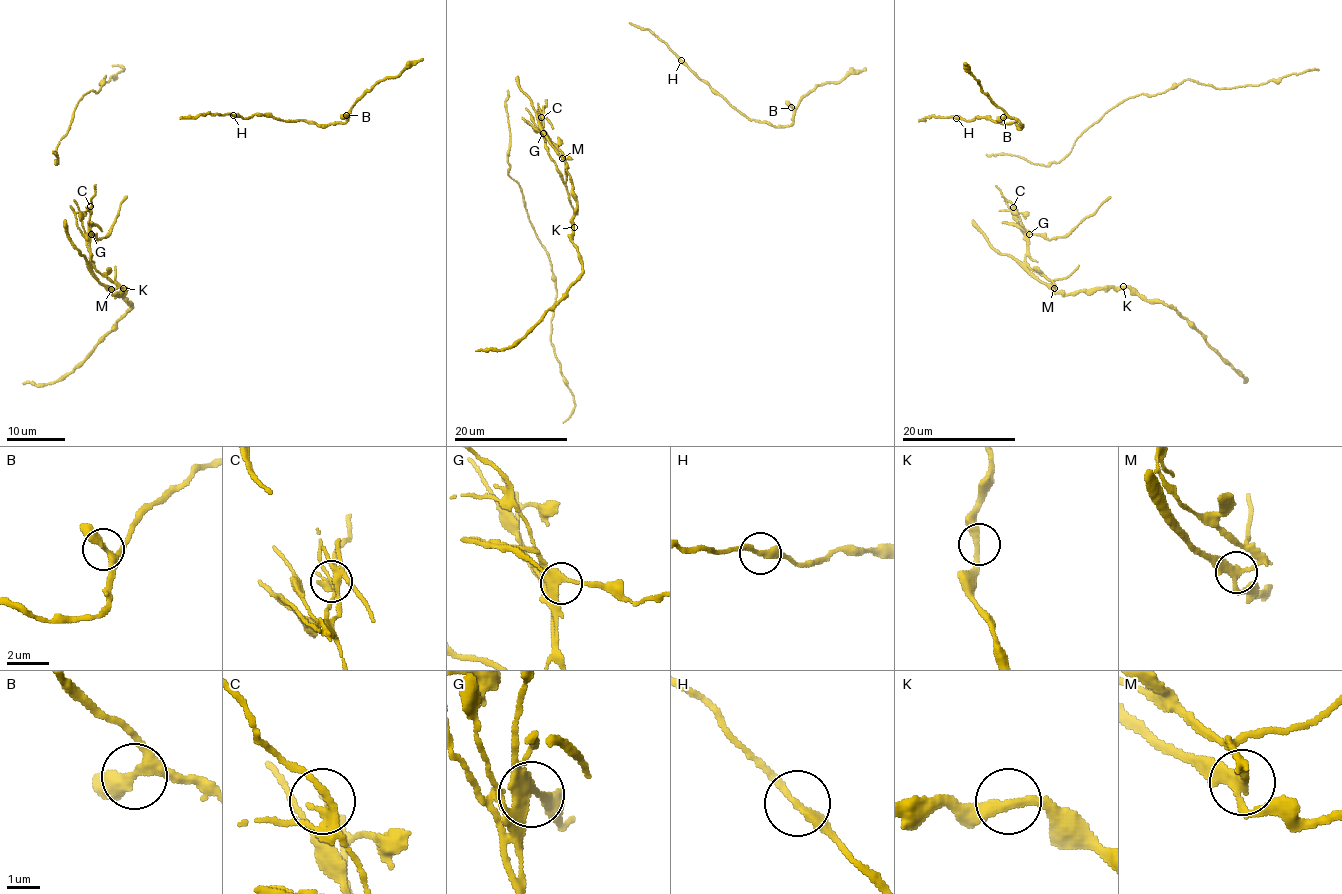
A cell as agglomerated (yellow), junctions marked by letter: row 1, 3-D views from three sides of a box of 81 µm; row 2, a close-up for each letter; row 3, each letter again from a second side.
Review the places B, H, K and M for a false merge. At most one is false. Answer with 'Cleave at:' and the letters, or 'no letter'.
Cleave at: M

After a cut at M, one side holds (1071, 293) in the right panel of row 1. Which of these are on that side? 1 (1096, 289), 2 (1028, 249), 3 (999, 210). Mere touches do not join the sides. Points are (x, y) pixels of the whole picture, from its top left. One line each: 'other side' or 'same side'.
1: same side
2: other side
3: other side

